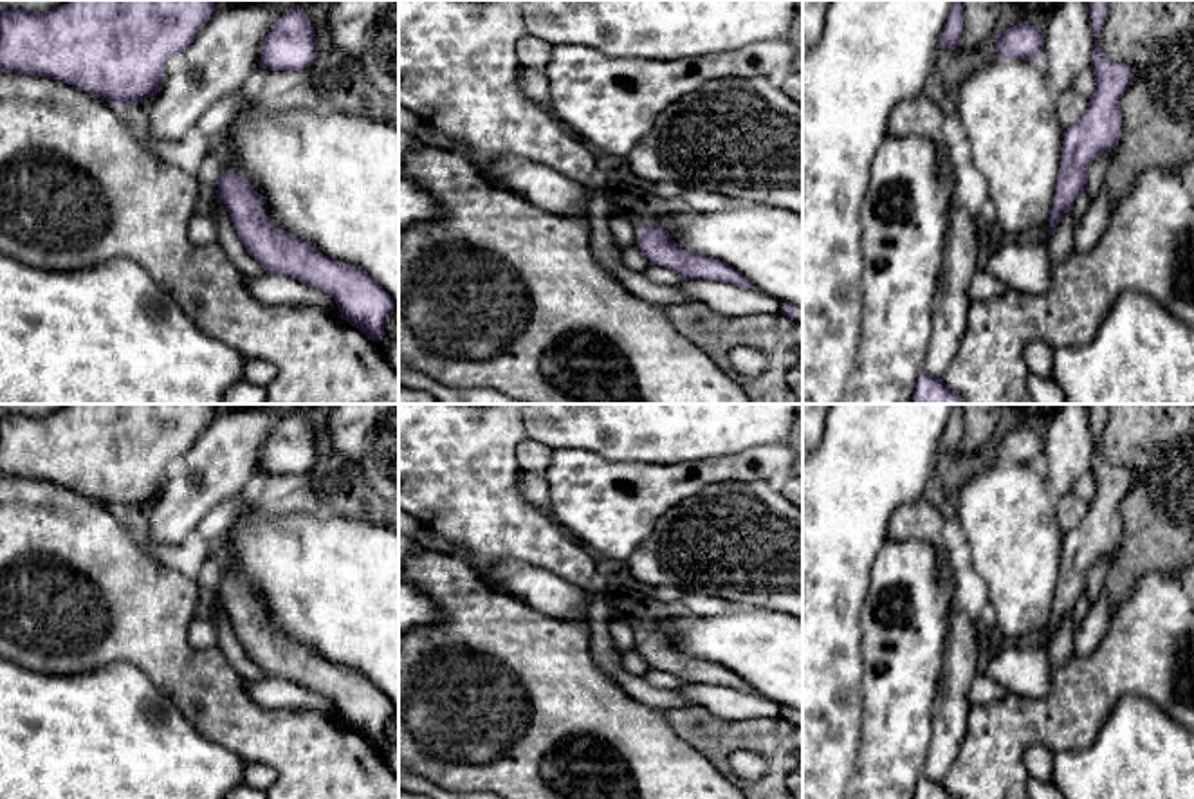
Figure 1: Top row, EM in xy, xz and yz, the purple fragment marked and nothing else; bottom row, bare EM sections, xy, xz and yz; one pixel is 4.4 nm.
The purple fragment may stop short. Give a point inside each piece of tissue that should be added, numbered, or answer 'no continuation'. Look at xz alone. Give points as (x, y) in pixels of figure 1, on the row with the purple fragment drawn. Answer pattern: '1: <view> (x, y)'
no continuation

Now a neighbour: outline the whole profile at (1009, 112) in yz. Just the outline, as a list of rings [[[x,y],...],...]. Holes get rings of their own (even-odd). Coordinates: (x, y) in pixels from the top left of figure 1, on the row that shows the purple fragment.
[[[996,58],[961,83],[958,115],[970,144],[970,161],[988,184],[996,207],[994,231],[1006,240],[1024,240],[1052,216],[1066,139],[1057,117],[1057,96],[1044,70],[1033,61]]]

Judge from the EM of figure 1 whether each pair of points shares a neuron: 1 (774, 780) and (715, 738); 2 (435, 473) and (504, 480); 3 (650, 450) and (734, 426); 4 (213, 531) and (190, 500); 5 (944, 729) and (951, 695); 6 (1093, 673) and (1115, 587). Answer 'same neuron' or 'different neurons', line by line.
1: same neuron
2: same neuron
3: same neuron
4: different neurons
5: same neuron
6: different neurons

